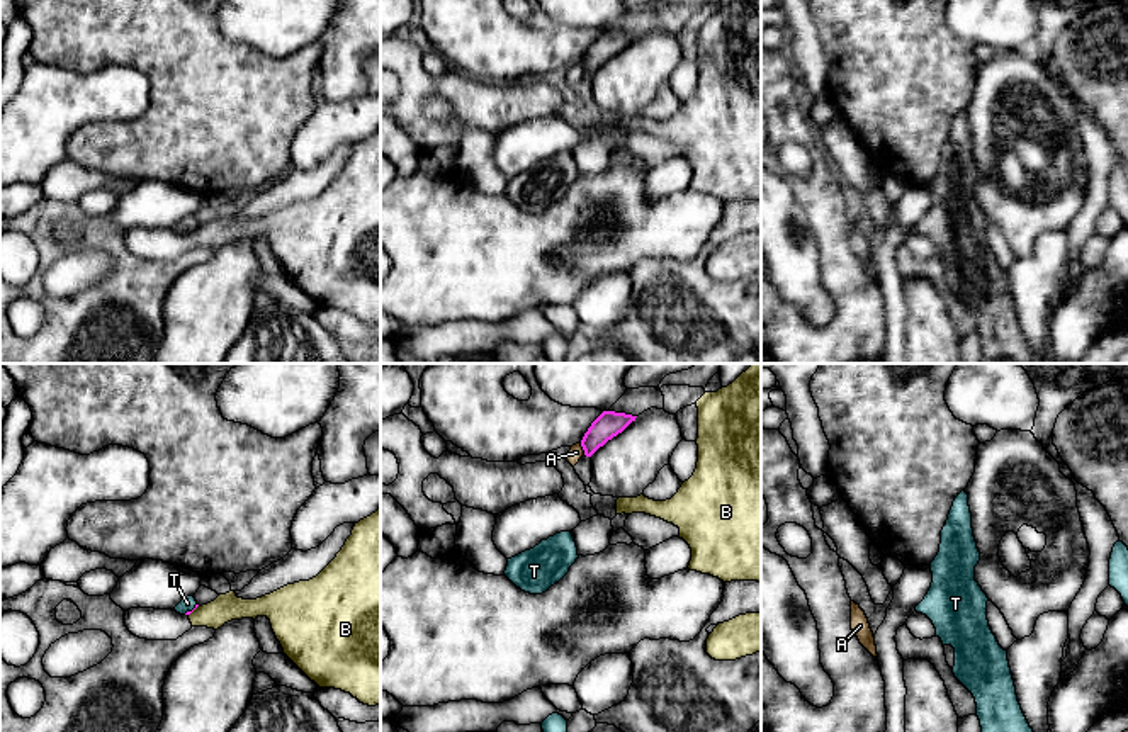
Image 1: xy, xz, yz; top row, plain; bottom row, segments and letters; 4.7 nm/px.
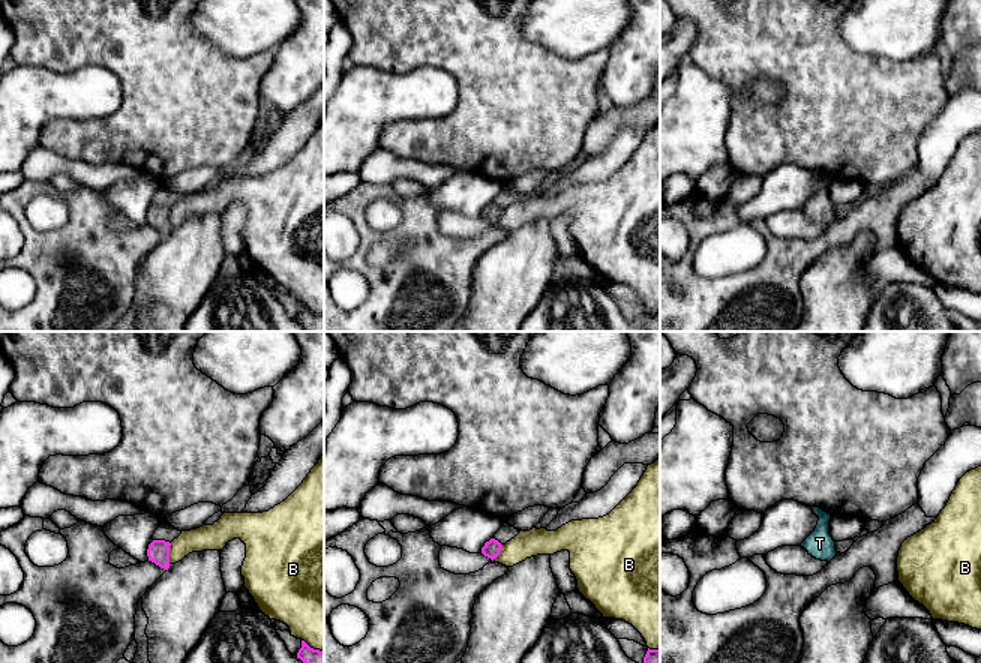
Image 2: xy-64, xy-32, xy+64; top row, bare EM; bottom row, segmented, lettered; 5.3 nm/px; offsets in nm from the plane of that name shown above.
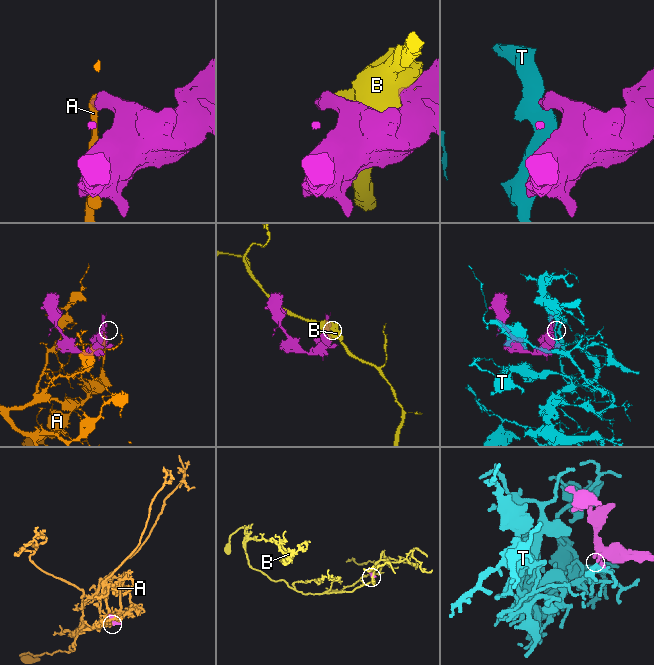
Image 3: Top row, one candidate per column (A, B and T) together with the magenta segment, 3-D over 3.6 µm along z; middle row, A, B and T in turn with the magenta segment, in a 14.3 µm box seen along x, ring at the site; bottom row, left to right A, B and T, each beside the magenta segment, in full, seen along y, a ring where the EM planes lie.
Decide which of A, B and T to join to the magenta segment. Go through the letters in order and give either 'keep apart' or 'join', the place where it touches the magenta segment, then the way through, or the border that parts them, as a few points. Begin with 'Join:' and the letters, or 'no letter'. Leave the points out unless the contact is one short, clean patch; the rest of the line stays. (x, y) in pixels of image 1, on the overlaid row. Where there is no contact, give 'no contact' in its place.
Join: T
A: keep apart; contact xz (583, 449)
B: keep apart; contact xy (194, 608)
T: join; contact xy (192, 610)

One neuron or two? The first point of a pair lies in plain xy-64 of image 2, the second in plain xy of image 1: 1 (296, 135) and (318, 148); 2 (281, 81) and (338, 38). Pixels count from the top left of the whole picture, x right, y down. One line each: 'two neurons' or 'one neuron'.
1: two neurons
2: one neuron

